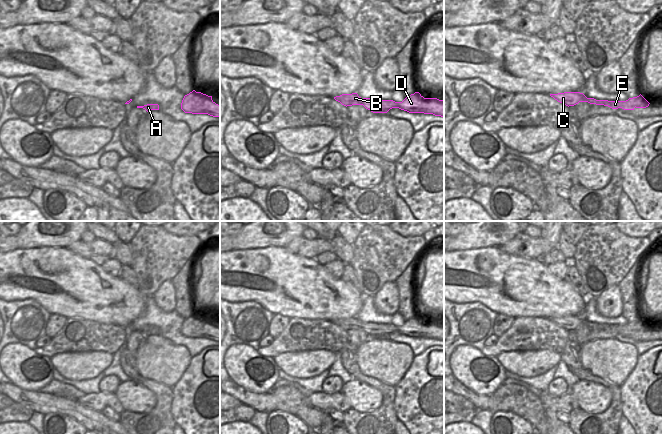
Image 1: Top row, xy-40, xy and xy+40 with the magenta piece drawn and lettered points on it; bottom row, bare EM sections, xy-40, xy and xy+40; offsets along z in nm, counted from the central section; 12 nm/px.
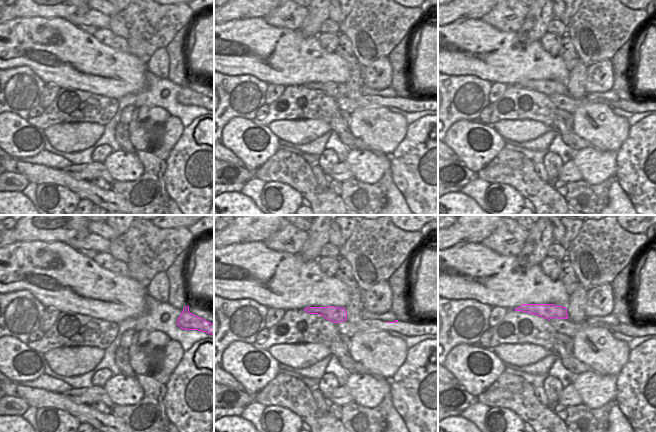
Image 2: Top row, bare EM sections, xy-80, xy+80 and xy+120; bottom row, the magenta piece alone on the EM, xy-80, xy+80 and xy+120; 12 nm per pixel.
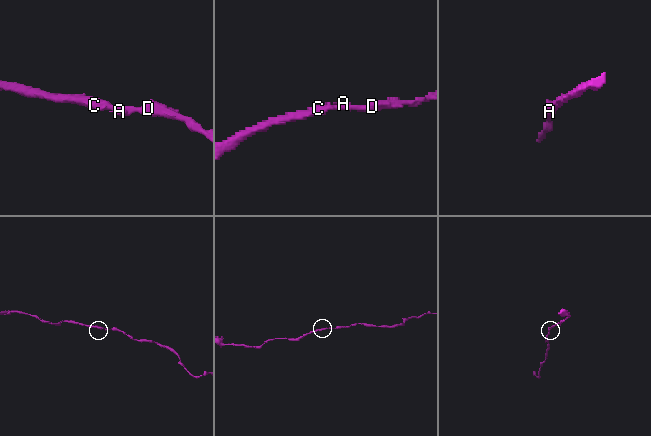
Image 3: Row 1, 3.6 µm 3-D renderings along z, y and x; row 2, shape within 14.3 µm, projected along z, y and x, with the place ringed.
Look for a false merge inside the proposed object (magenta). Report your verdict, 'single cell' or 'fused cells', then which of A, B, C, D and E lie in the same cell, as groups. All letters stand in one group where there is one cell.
single cell | A B C D E

